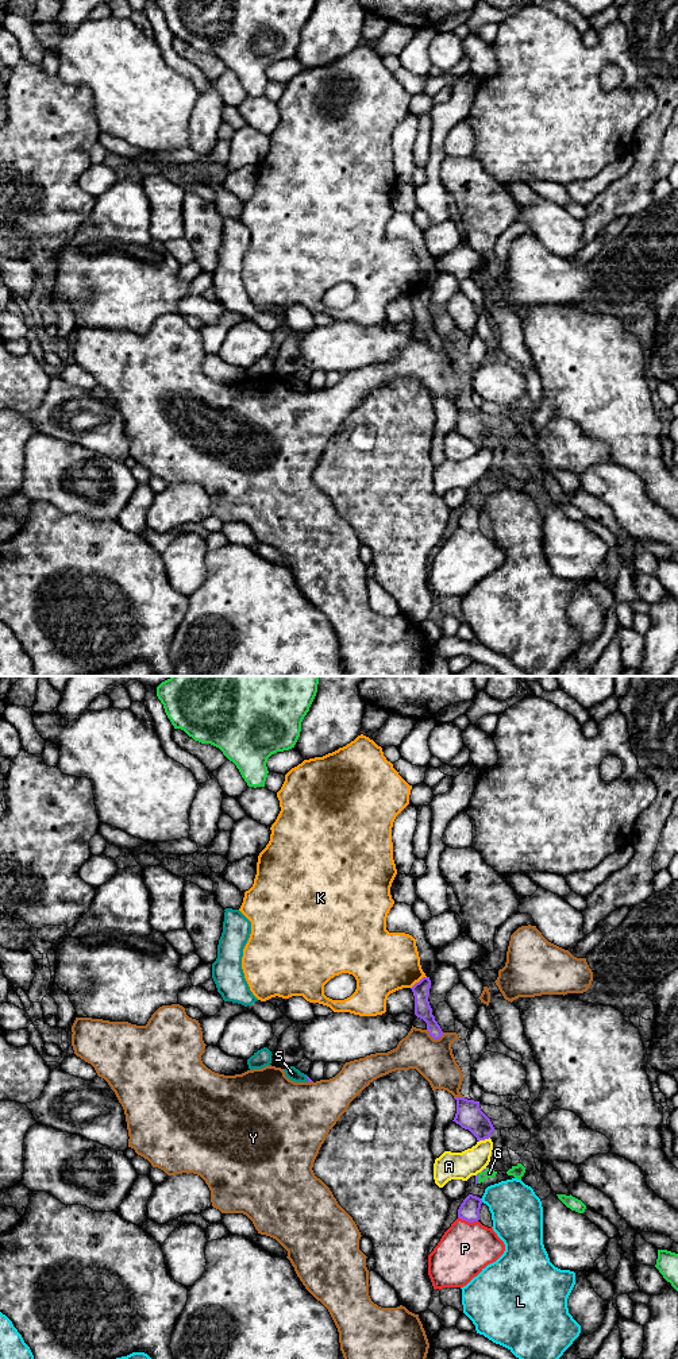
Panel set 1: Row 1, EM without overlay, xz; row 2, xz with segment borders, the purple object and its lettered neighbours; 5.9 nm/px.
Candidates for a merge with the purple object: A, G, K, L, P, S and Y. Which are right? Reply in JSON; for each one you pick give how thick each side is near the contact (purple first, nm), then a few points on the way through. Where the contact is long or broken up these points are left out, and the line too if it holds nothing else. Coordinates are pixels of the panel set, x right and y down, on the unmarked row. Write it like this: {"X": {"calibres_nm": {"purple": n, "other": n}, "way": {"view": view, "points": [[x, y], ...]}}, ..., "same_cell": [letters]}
{"same_cell": []}

